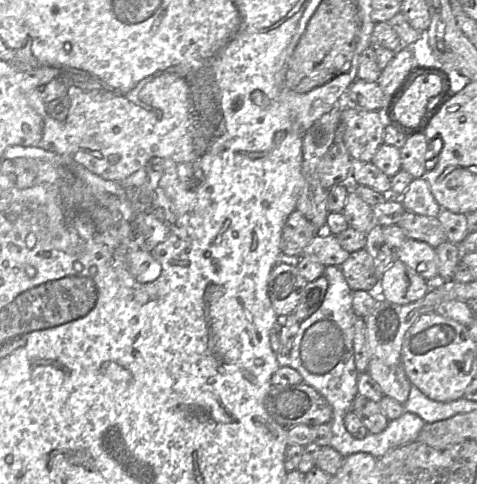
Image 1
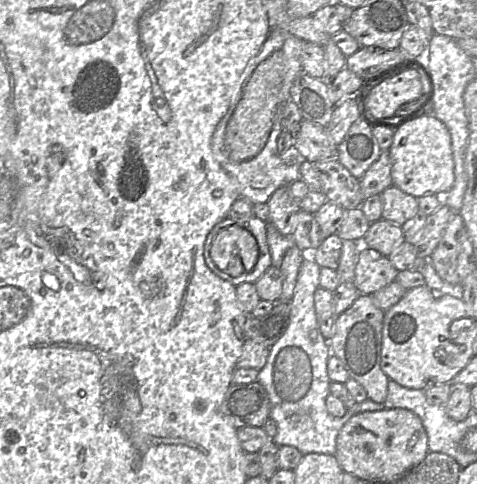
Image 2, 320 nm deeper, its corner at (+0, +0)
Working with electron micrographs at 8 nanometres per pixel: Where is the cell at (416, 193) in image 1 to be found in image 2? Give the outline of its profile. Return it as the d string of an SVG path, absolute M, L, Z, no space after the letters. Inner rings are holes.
M392 185L381 193L382 219L403 225L419 211L418 199Z

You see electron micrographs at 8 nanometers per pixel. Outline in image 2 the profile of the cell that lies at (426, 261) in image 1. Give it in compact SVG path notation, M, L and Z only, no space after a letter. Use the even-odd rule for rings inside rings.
M385 219L371 223L362 242L368 247L388 257L392 251L405 241L402 225Z

